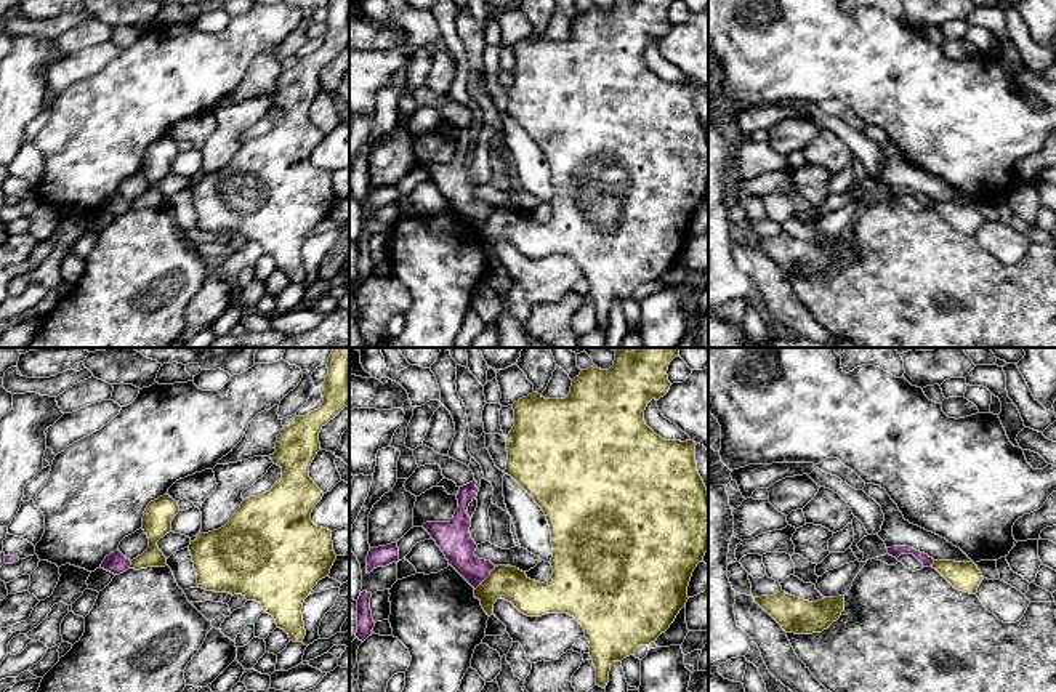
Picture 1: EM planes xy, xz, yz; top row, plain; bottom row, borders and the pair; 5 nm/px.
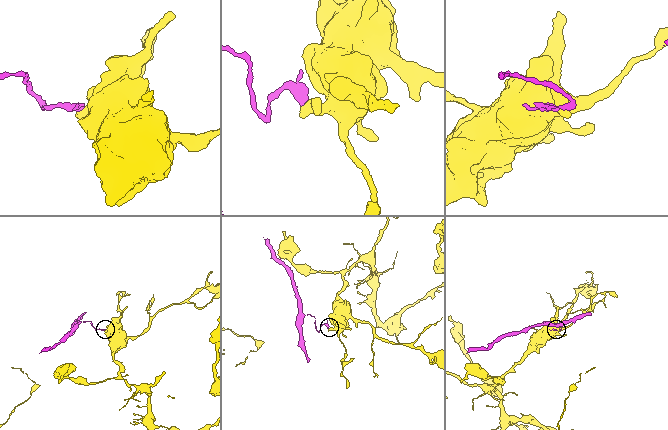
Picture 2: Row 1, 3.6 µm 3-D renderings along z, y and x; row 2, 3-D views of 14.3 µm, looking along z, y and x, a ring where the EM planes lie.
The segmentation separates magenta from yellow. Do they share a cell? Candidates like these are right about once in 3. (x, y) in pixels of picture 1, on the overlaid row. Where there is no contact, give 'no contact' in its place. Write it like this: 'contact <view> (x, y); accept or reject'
contact xz (486, 577); reject

